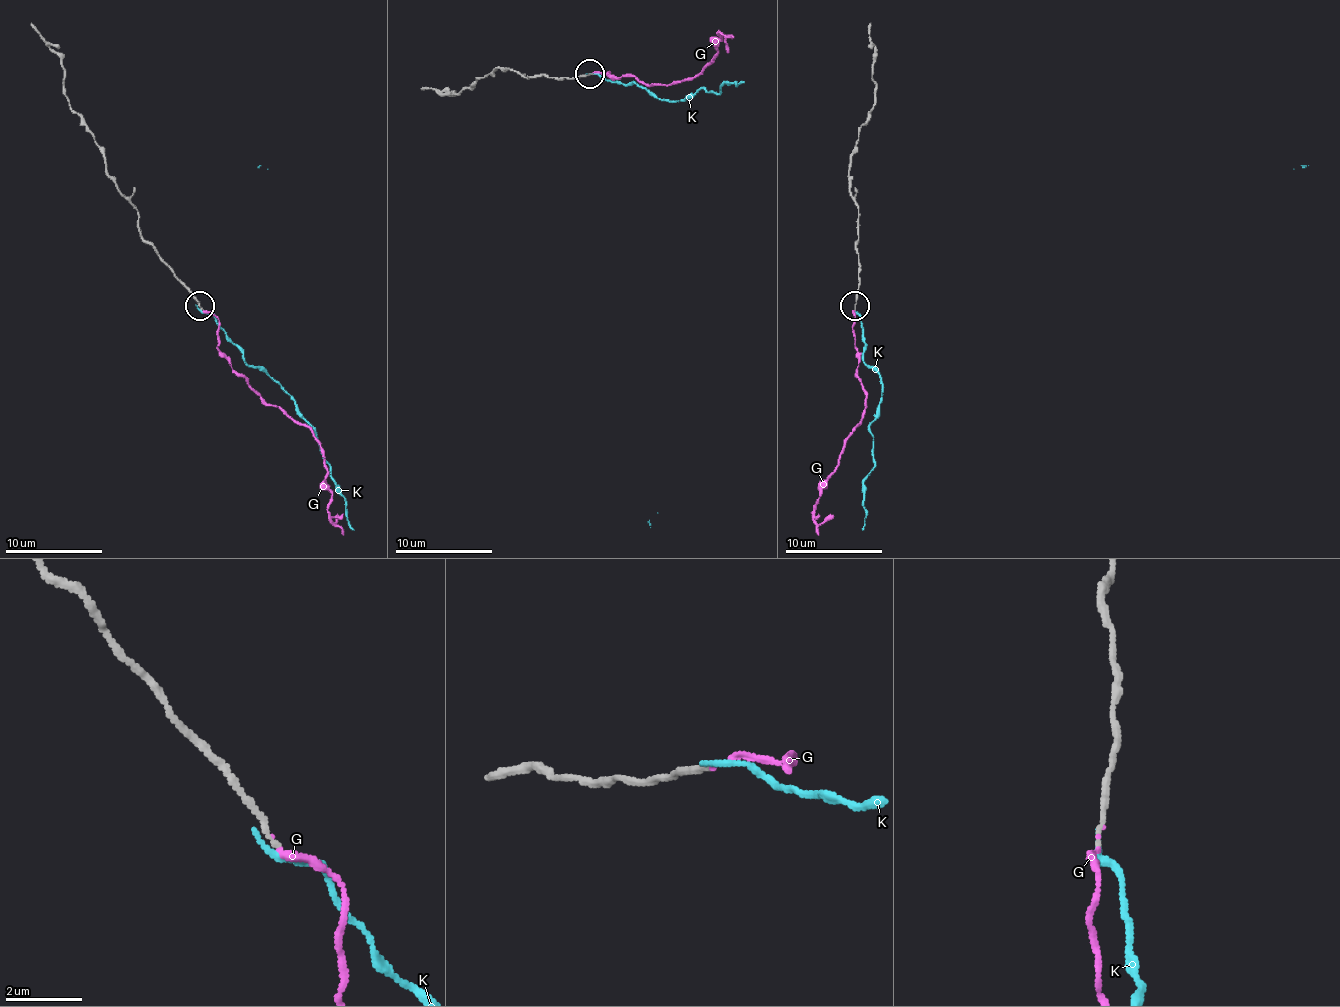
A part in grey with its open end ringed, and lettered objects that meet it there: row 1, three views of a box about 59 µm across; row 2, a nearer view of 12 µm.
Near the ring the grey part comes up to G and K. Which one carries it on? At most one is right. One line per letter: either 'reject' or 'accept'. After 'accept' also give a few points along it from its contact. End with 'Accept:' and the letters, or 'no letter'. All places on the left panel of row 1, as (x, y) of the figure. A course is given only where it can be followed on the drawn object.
G: accept
K: reject
Accept: G

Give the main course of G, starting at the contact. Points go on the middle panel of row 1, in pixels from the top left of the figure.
G: (589, 74), (671, 84), (693, 79), (711, 62), (720, 33), (728, 52)

